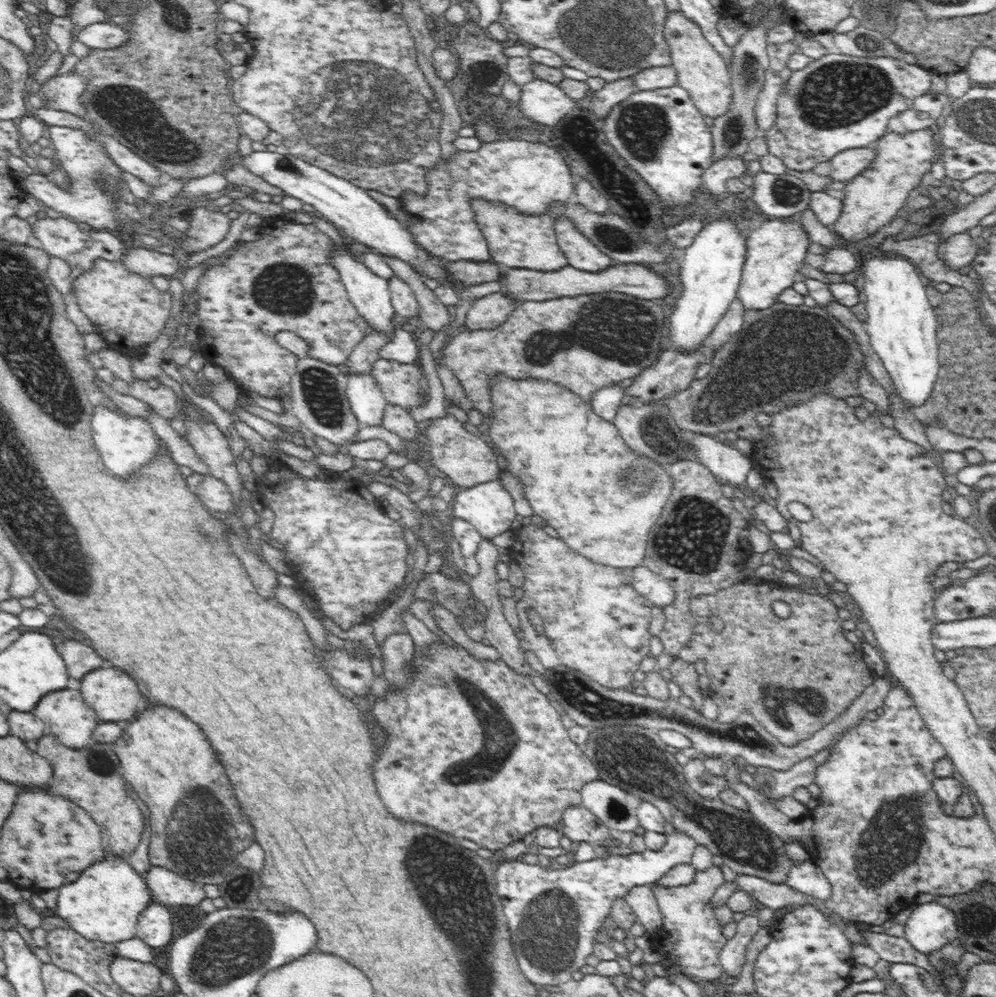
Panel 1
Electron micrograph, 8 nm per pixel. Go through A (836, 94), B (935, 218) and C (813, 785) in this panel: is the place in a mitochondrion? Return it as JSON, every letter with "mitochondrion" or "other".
{"A":"mitochondrion","B":"other","C":"other"}

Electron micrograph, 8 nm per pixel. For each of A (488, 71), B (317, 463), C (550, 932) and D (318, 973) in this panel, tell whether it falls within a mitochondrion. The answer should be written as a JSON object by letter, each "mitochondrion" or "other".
{"A":"mitochondrion","B":"other","C":"mitochondrion","D":"other"}

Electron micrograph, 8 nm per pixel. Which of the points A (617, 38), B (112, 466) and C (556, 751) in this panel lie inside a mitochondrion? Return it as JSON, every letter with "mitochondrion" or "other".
{"A":"mitochondrion","B":"other","C":"other"}

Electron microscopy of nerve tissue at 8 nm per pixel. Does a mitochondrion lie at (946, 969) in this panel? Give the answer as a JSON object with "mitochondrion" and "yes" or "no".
{"mitochondrion":"yes"}

